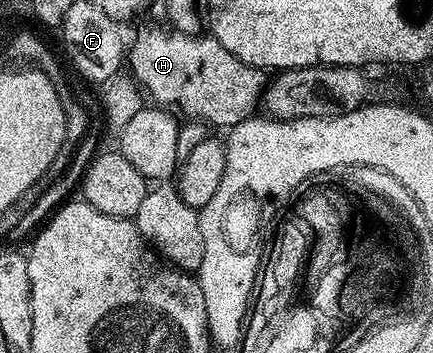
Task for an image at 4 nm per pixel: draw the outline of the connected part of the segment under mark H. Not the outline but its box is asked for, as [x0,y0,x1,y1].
[129,29,269,127]

